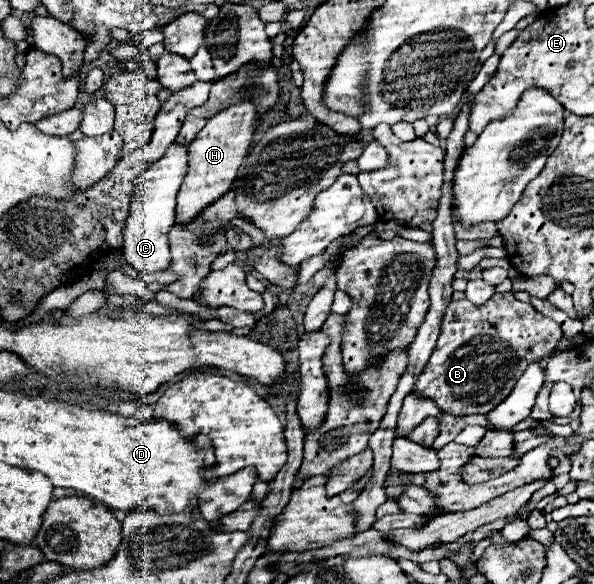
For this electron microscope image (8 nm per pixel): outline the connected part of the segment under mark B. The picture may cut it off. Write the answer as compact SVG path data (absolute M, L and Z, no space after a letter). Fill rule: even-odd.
M513 292L493 294L491 300L487 300L487 304L483 306L475 306L463 298L447 306L447 312L441 322L441 334L437 338L437 346L425 370L417 378L413 390L431 398L443 412L451 412L455 416L487 414L501 400L509 396L511 388L525 372L525 368L545 358L557 344L559 344L559 324L549 318L543 318L543 314L537 312L531 304L519 302L513 296Z

